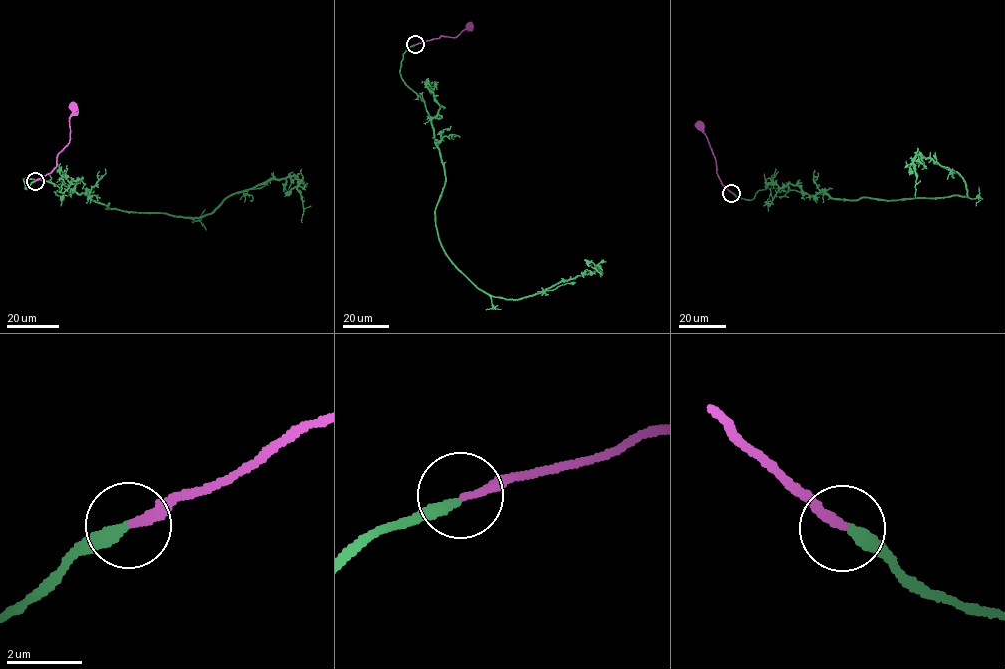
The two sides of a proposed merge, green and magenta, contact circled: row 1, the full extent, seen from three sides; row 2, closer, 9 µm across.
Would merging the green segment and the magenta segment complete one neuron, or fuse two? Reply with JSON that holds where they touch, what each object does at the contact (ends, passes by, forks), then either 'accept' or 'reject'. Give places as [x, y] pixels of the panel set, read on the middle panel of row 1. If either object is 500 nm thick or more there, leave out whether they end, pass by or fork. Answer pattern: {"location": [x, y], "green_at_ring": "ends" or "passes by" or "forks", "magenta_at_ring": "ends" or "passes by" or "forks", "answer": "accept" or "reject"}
{"location": [415, 44], "green_at_ring": "ends", "magenta_at_ring": "ends", "answer": "reject"}

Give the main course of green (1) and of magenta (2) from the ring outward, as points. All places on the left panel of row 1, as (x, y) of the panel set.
1: (35, 181), (26, 189), (22, 179), (64, 185), (106, 208), (201, 217), (233, 194), (294, 176), (302, 222)
2: (35, 181), (49, 174), (56, 165), (57, 155), (69, 142), (73, 101)

